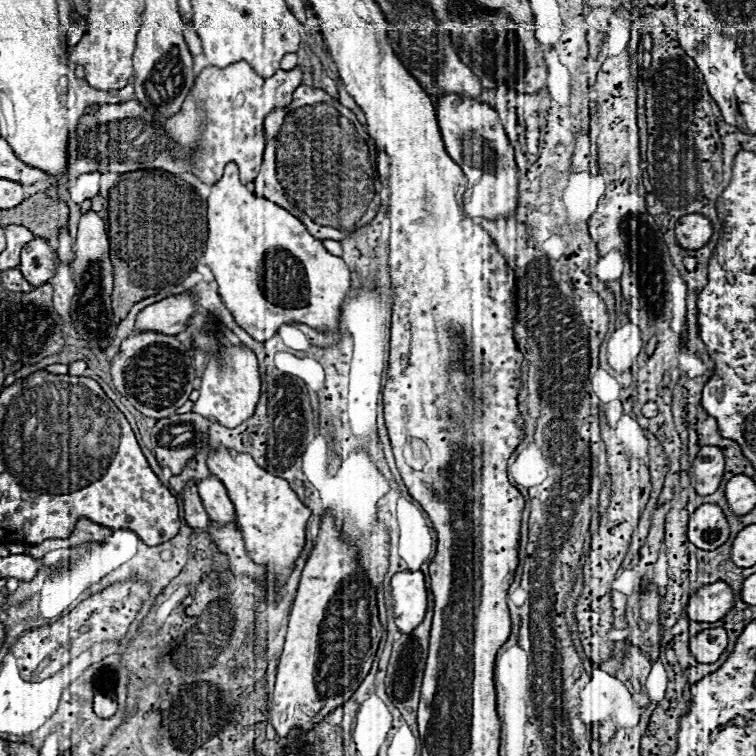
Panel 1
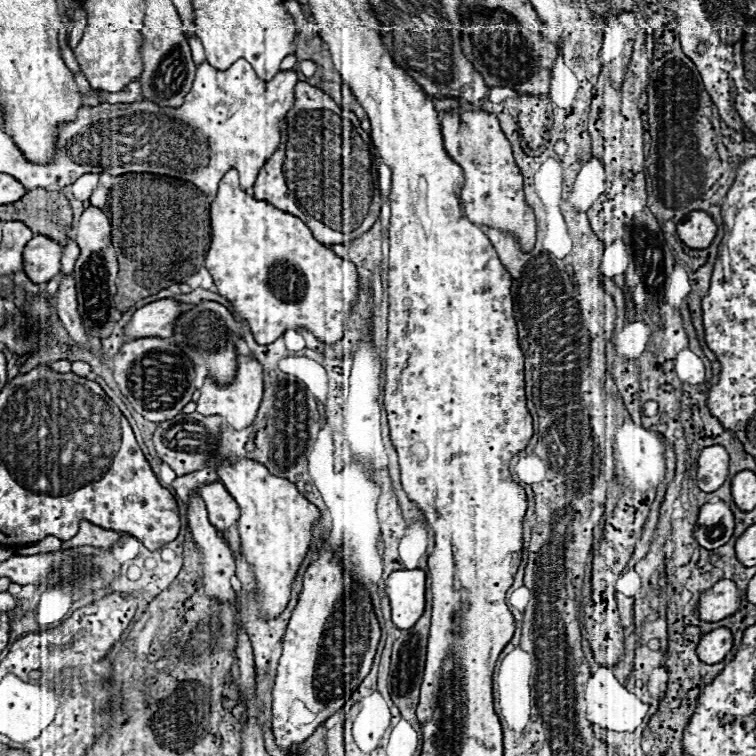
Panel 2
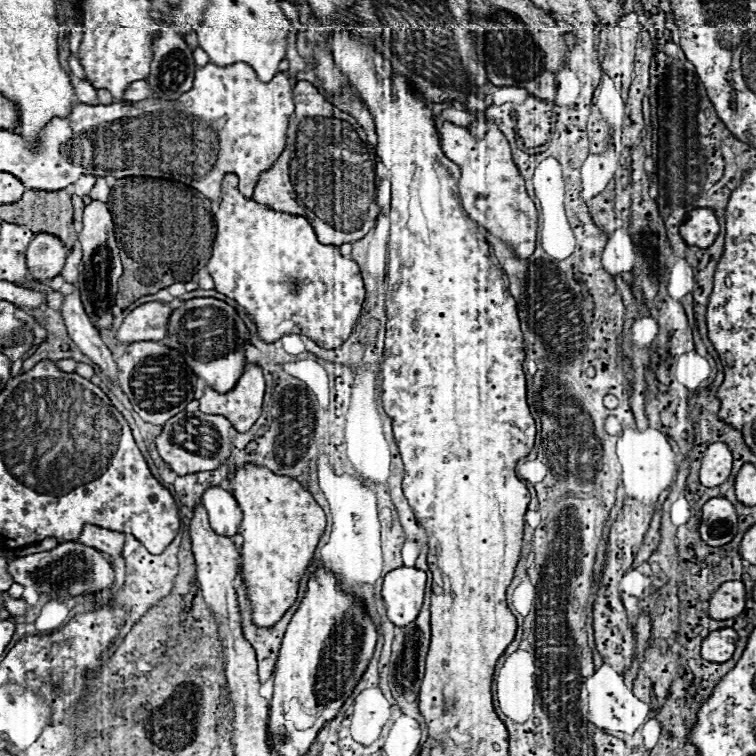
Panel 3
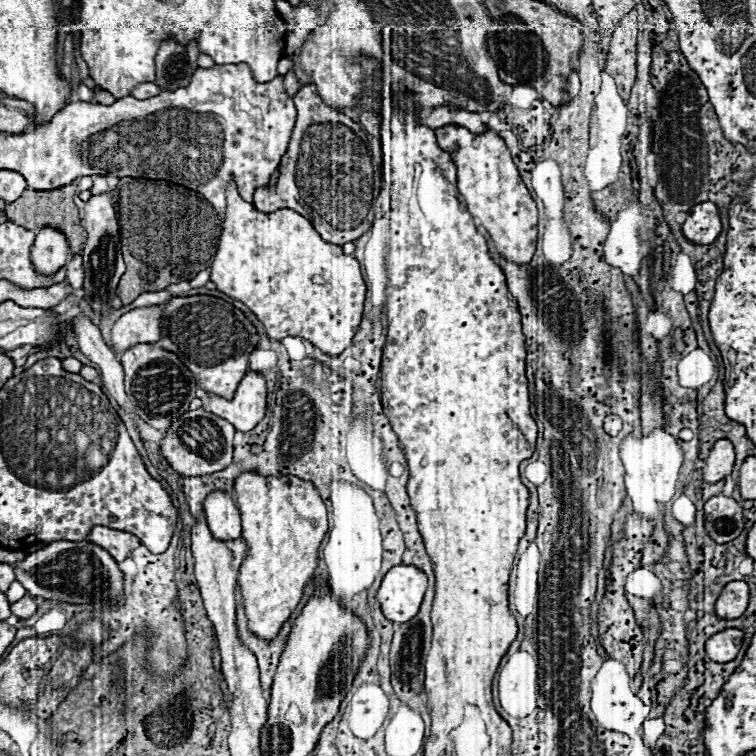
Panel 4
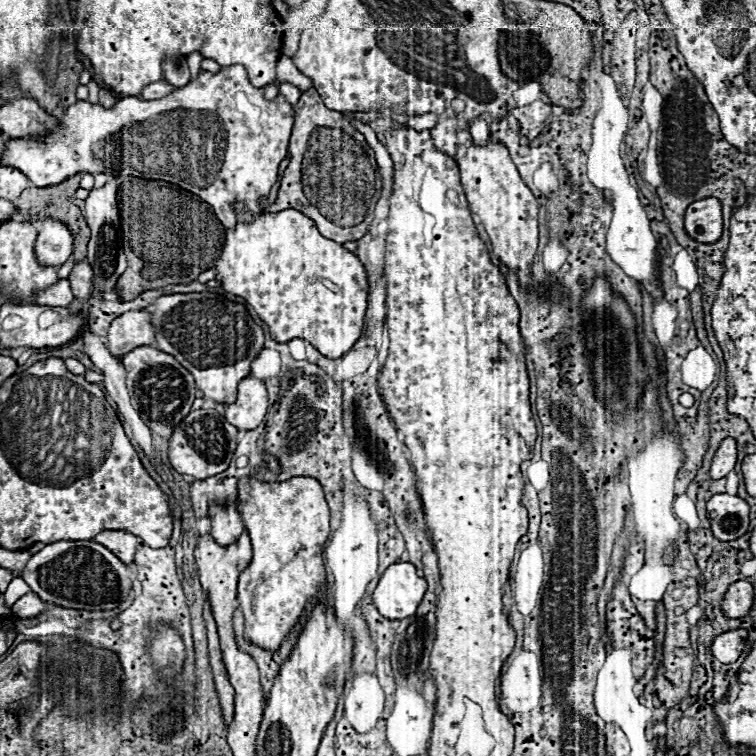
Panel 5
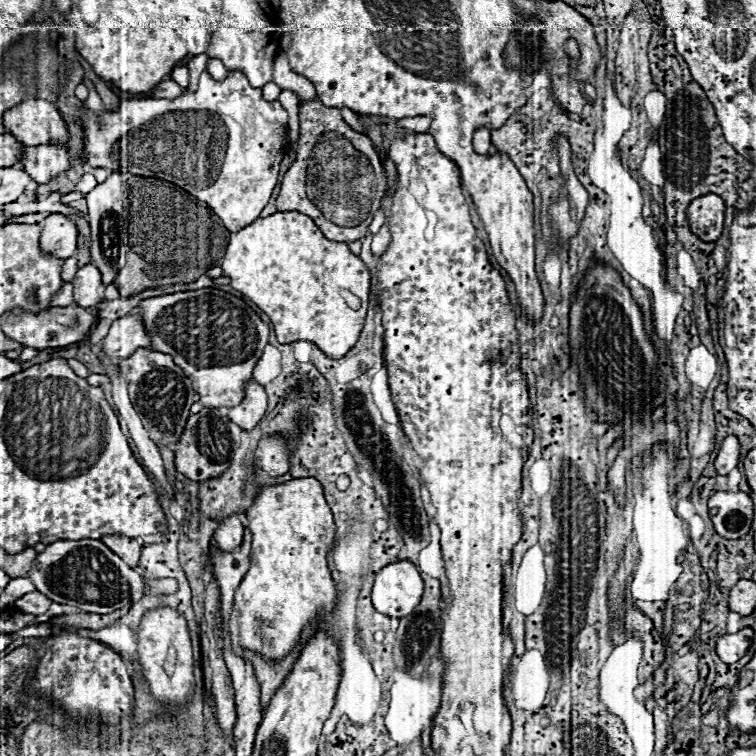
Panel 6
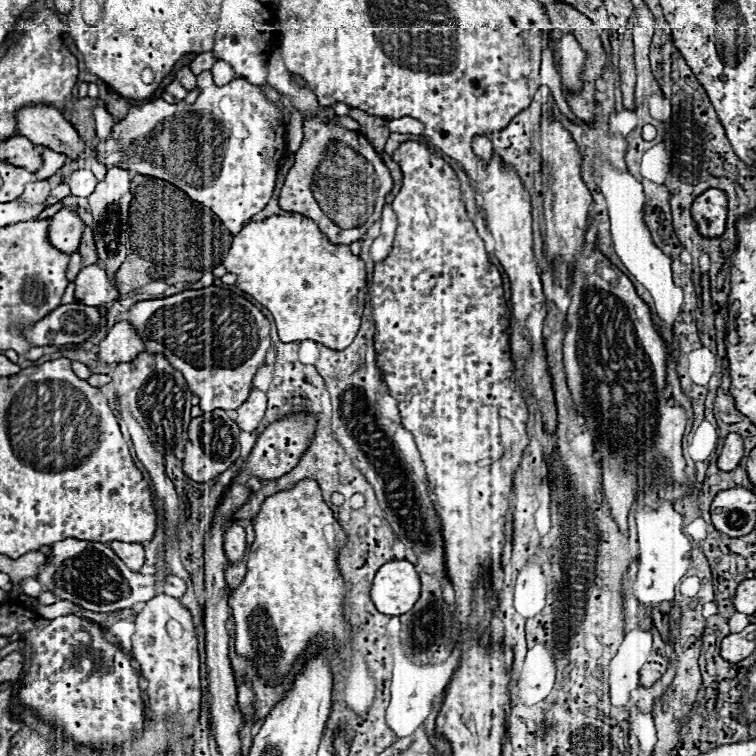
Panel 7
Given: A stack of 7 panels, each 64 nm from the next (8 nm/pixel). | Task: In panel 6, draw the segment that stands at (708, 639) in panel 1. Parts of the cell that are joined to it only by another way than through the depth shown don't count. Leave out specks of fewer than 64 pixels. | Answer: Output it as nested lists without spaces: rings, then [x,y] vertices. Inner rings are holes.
[[[742,628],[736,634],[724,634],[716,642],[716,652],[722,662],[734,664],[746,654],[750,640],[752,640],[752,628]]]

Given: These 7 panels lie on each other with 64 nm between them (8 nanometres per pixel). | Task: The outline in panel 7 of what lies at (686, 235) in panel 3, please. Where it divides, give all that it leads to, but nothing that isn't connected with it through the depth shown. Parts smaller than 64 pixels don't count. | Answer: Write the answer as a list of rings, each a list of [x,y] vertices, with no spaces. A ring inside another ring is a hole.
[[[714,188],[692,202],[692,220],[704,238],[718,238],[726,226],[728,198]]]

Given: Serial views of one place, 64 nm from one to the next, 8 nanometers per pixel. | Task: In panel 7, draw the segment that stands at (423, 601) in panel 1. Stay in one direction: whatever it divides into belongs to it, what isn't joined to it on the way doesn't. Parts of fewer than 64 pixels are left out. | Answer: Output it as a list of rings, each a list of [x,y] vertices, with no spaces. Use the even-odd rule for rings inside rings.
[[[392,560],[376,572],[370,596],[378,612],[402,616],[420,598],[418,572],[408,560]]]

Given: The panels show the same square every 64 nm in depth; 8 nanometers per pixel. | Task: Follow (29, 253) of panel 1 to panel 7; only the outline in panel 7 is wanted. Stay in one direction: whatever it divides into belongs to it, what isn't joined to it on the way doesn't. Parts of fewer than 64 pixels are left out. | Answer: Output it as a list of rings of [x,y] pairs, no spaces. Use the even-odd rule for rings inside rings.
[[[62,208],[50,220],[48,242],[64,254],[74,254],[78,250],[82,232],[84,232],[84,222],[76,214]]]

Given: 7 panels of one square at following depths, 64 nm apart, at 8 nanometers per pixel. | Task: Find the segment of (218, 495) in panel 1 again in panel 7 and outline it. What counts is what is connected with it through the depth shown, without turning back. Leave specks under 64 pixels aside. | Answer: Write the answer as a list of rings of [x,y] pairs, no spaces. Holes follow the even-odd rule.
[[[232,522],[224,532],[224,552],[232,562],[238,562],[246,556],[246,534],[238,522]]]

